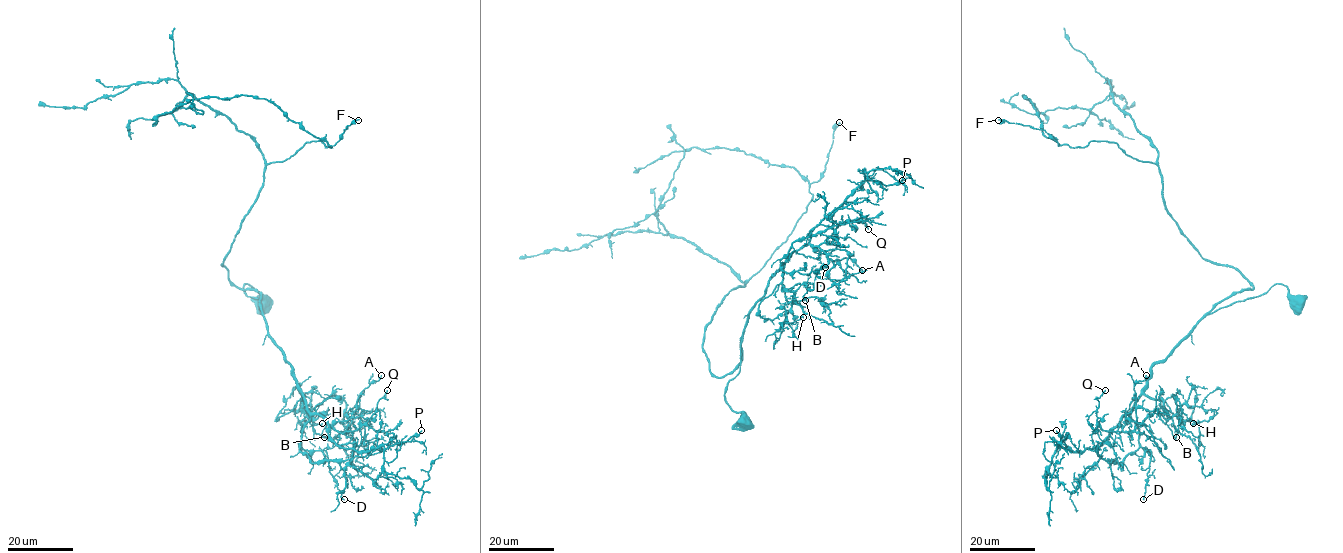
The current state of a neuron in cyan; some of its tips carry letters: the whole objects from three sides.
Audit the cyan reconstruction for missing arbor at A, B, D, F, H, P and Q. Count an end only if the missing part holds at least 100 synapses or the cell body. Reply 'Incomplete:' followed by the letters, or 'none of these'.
Incomplete: none of these

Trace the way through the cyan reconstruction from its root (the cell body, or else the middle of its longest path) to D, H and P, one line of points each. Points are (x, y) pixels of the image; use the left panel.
D: (264, 305), (244, 284), (310, 414), (299, 446), (327, 453), (344, 499)
H: (264, 305), (244, 284), (292, 368), (303, 410), (312, 416), (303, 419), (322, 423)
P: (264, 305), (244, 284), (306, 407), (338, 446), (388, 448), (421, 430)

